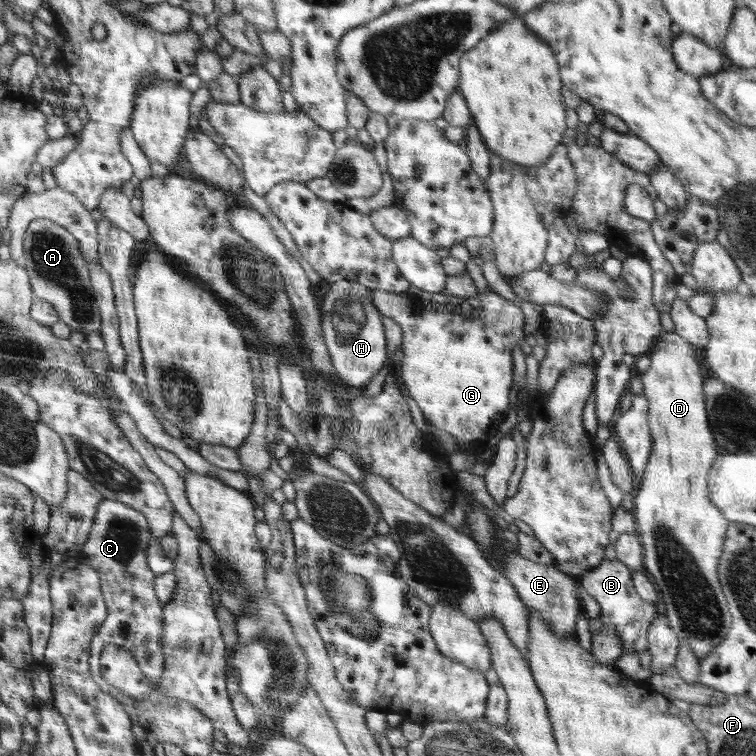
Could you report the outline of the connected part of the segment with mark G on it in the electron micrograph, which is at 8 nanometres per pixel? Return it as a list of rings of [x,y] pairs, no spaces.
[[[490,286],[483,290],[482,293],[478,293],[478,298],[480,298],[480,304],[482,309],[480,311],[473,310],[470,318],[467,319],[457,311],[454,314],[446,314],[446,312],[416,312],[414,310],[414,302],[410,298],[407,292],[404,293],[388,293],[385,290],[376,290],[373,289],[373,306],[383,314],[383,316],[388,316],[396,321],[402,329],[402,344],[401,348],[404,356],[402,357],[402,378],[405,385],[407,385],[408,392],[412,397],[412,400],[416,400],[416,404],[422,410],[424,418],[428,425],[434,425],[440,430],[445,430],[452,434],[454,439],[456,439],[457,445],[460,447],[462,445],[474,442],[476,440],[485,441],[494,439],[495,434],[498,430],[498,425],[503,422],[507,415],[507,398],[509,396],[510,388],[512,386],[512,376],[513,376],[513,367],[512,367],[512,350],[513,347],[522,343],[523,340],[526,340],[526,334],[524,333],[524,314],[518,306],[512,304],[511,301],[504,300],[501,298],[495,290],[492,290]]]

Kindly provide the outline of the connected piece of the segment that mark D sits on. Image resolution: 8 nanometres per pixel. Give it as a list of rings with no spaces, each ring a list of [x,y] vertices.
[[[674,331],[663,332],[648,356],[650,367],[640,378],[644,384],[642,394],[648,402],[652,451],[644,469],[642,484],[634,493],[632,511],[636,534],[640,536],[643,546],[643,569],[664,600],[665,617],[670,628],[680,642],[688,643],[693,654],[702,659],[726,638],[731,627],[731,614],[717,576],[729,520],[710,502],[707,485],[708,471],[719,455],[718,446],[708,426],[704,378],[697,363],[696,348]]]

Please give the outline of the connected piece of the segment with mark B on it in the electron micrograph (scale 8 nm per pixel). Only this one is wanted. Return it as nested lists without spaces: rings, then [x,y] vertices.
[[[604,558],[602,564],[595,569],[584,573],[579,578],[581,584],[590,596],[600,605],[598,617],[602,626],[610,626],[616,629],[624,643],[623,654],[641,655],[647,649],[648,627],[652,619],[658,615],[658,610],[653,603],[649,603],[636,592],[632,580],[632,570],[618,559]]]

